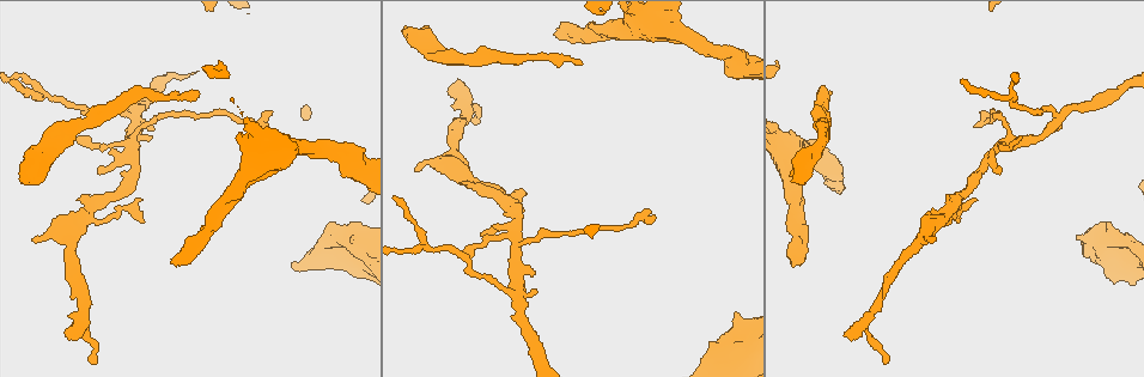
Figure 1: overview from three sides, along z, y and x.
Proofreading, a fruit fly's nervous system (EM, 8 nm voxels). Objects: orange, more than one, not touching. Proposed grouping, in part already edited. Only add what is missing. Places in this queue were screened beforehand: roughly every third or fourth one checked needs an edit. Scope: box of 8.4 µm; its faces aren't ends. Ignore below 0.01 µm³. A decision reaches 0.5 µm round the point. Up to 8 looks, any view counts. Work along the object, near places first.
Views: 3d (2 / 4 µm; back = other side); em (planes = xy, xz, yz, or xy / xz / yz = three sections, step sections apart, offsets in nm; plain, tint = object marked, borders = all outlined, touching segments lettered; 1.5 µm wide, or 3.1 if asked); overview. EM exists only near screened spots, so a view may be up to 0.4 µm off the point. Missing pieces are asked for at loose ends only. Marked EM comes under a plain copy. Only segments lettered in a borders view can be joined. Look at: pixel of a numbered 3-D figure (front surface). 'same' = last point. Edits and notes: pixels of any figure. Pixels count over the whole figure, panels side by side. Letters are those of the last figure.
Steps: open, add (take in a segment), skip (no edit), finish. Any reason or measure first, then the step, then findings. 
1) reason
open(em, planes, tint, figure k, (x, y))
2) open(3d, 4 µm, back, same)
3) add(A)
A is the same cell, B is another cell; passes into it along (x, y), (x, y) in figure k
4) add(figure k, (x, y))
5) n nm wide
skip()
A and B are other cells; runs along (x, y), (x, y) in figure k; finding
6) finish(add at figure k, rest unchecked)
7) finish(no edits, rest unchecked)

tapers out
open(3d, 2 µm, figure 1, (197, 92))

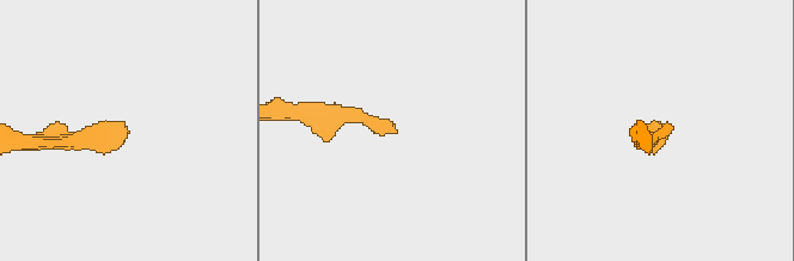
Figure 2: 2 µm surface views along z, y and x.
open(em, planes, borders, figure 2, (396, 133))

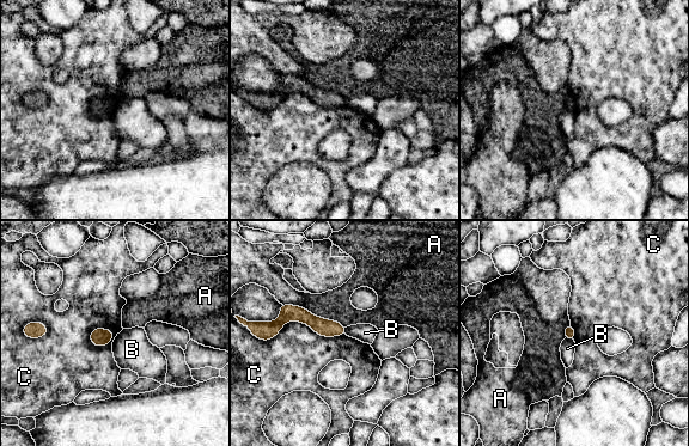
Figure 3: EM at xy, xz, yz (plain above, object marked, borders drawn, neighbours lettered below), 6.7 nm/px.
skip()
A, B and C are other cells; runs along (273, 329), (304, 316), (342, 331) in figure 3; no lettered segment goes on from it

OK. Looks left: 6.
end of a long branch
open(em, planes, borders, figure 1, (800, 262))

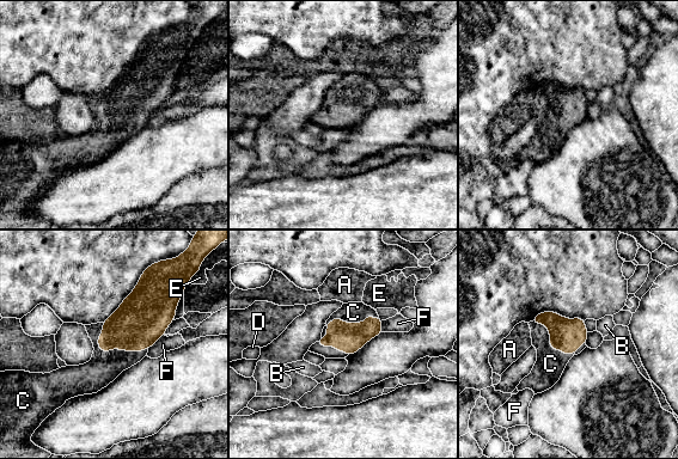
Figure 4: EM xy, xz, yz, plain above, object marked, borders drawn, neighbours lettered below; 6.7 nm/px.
add(C)
C is the same cell, A, B, D, E and F are other cells; the neuron continues

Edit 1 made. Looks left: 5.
branch stops here
open(3d, 2 µm, figure 1, (403, 28))

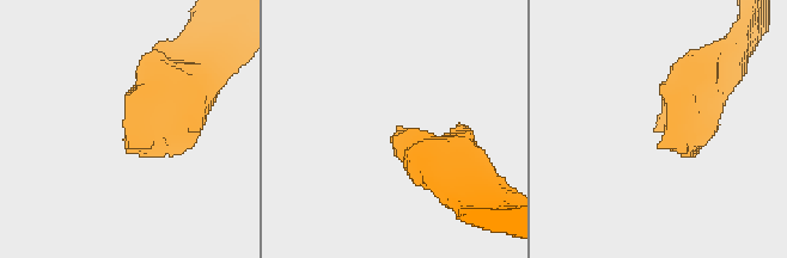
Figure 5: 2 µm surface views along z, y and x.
need the tissue
open(em, yz, step 8, borders, figure 5, (131, 150))

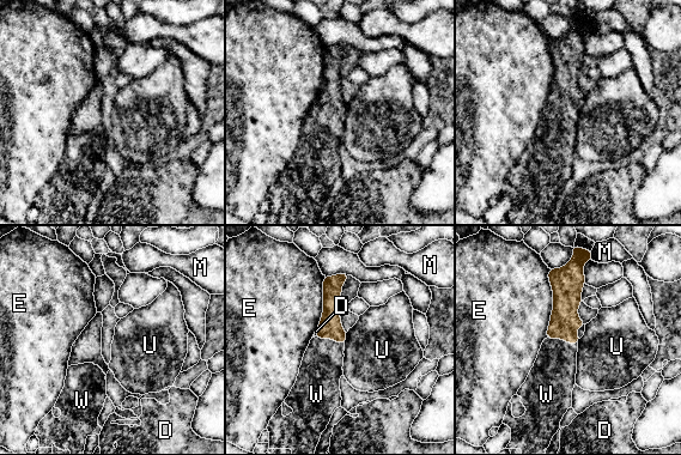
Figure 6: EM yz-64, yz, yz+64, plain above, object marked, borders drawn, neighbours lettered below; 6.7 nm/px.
another direction
open(em, planes, borders, same)

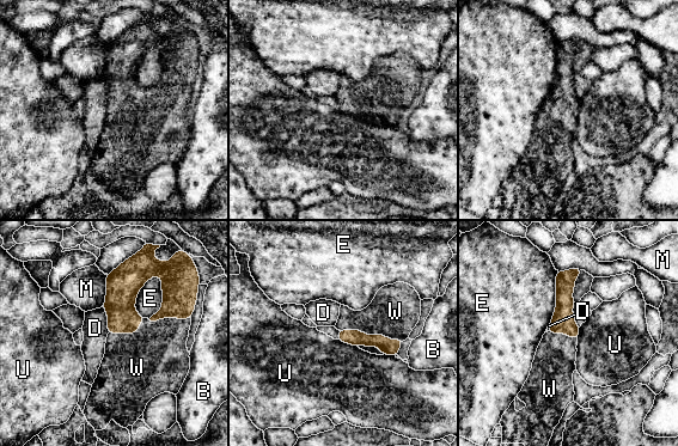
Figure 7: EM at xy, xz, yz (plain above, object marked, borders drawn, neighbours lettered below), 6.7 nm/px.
add(W)
W is the same cell, B, D, E, M and U are other cells; passes into it along (178, 300), (146, 318), (156, 354) in figure 7; the neuron continues

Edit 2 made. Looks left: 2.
finish(add at figure 4, add at figure 7, rest unchecked)

